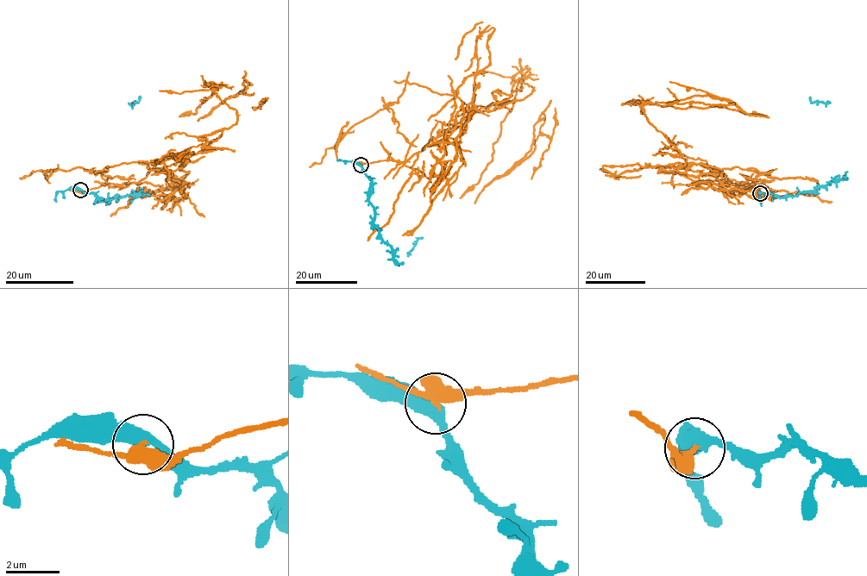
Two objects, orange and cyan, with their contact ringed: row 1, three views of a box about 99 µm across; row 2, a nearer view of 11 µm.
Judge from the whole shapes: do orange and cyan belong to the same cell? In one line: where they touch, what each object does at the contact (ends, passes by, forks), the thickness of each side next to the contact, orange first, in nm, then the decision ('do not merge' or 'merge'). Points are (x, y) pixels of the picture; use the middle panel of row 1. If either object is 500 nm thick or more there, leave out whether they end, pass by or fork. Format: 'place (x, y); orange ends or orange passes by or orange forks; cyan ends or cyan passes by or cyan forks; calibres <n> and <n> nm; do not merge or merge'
place (361, 165); orange passes by; cyan passes by; calibres 400 and 440 nm; do not merge

